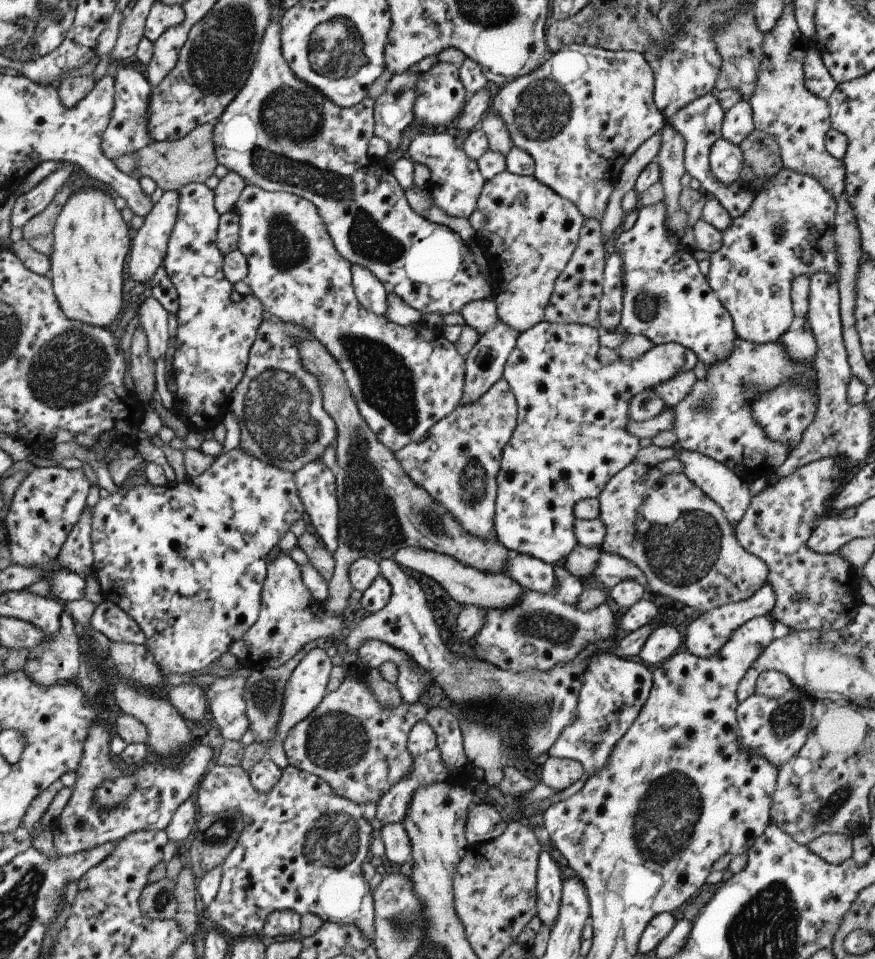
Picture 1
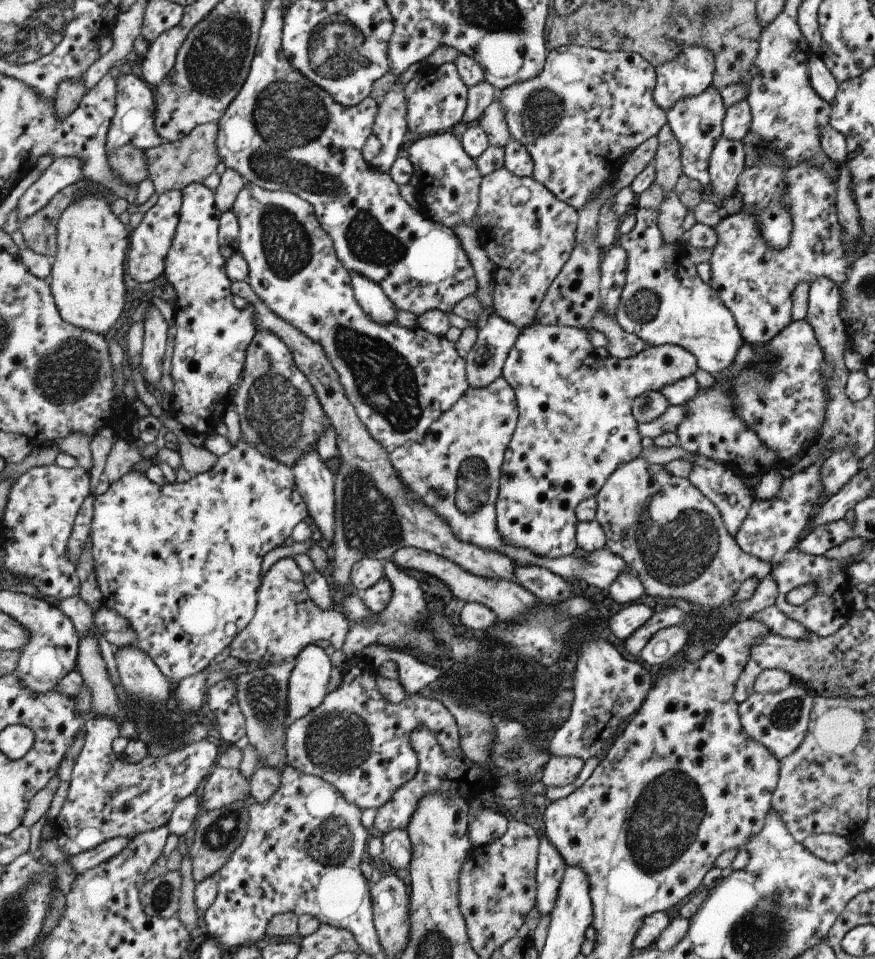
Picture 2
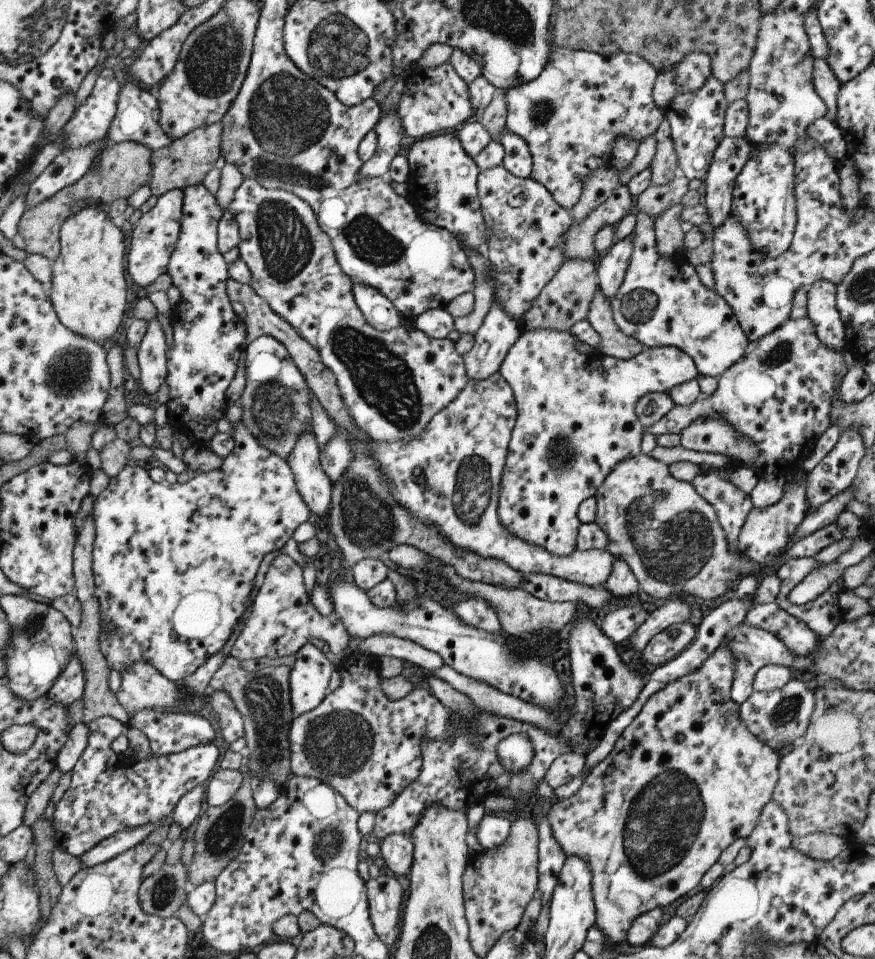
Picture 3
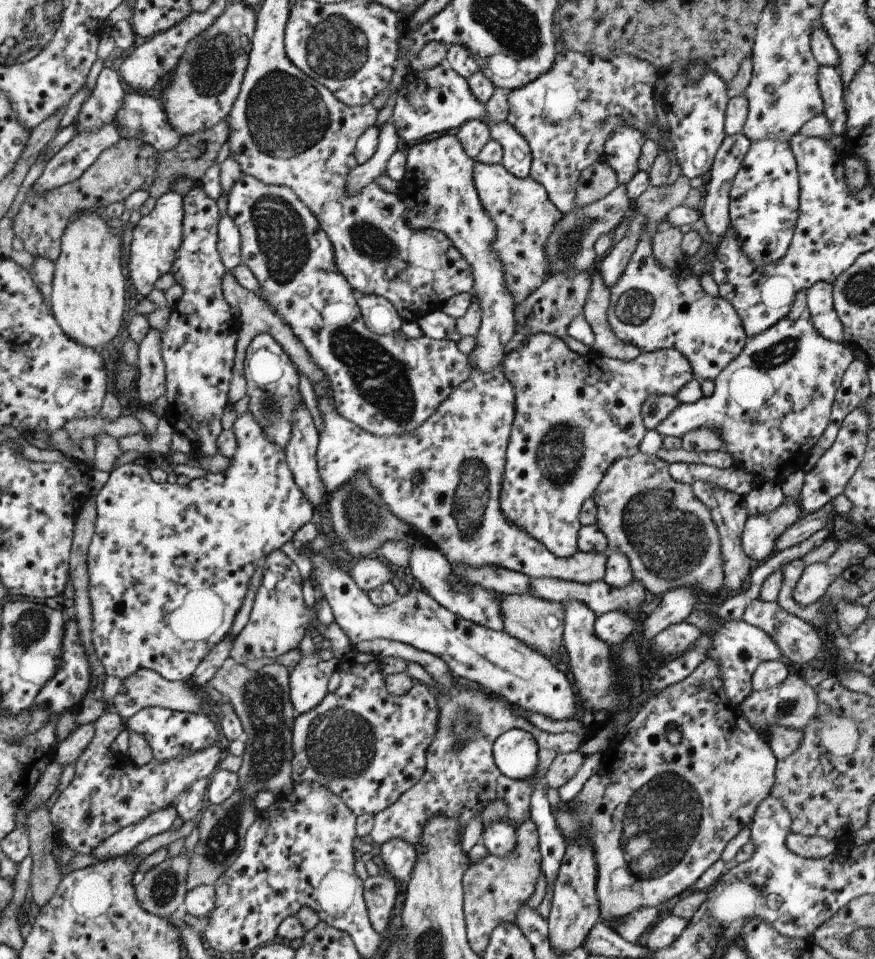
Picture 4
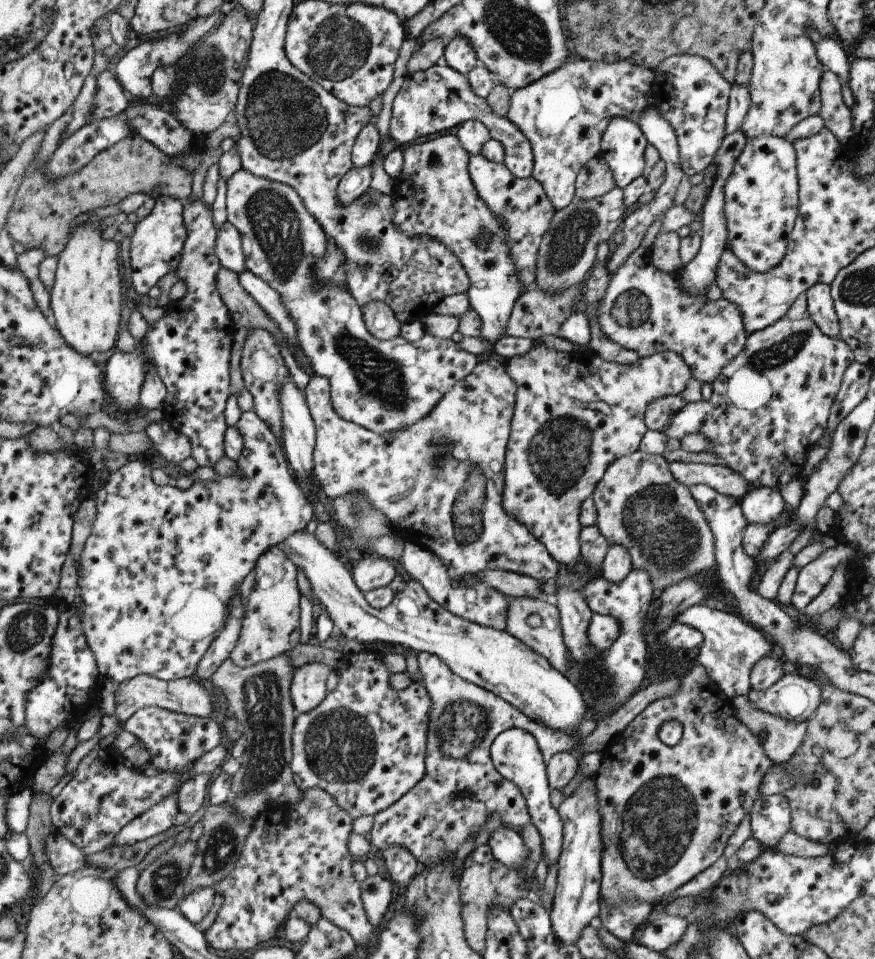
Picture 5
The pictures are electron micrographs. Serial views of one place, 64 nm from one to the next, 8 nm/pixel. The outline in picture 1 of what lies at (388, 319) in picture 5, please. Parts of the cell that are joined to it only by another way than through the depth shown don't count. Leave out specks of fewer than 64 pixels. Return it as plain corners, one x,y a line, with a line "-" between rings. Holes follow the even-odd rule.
350,265
351,284
355,298
376,315
386,311
386,290
383,285
361,265

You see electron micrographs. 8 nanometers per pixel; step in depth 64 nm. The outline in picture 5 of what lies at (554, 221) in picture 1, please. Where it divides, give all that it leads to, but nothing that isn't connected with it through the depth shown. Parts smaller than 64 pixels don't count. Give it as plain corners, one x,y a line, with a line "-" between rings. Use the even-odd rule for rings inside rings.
481,155
468,156
468,173
479,198
498,218
502,229
506,232
508,255
518,273
520,292
535,286
536,256
538,246
544,232
549,228
555,210
544,193
543,187
531,176
514,177
504,164
489,162

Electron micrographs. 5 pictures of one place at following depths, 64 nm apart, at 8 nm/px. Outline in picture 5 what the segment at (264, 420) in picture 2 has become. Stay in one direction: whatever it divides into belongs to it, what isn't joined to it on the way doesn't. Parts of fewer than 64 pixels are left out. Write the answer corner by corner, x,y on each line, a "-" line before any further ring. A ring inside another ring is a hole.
250,329
240,350
240,369
244,388
252,396
252,411
262,420
274,437
282,436
279,391
290,376
276,340
263,329

